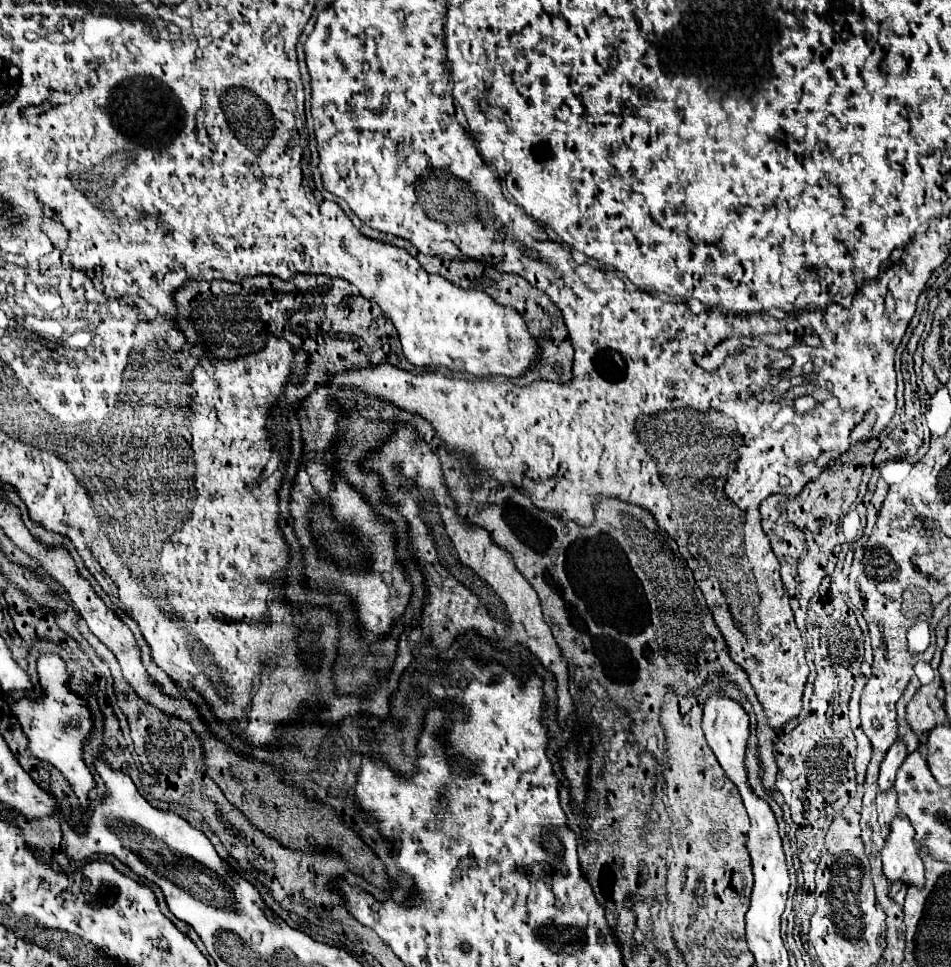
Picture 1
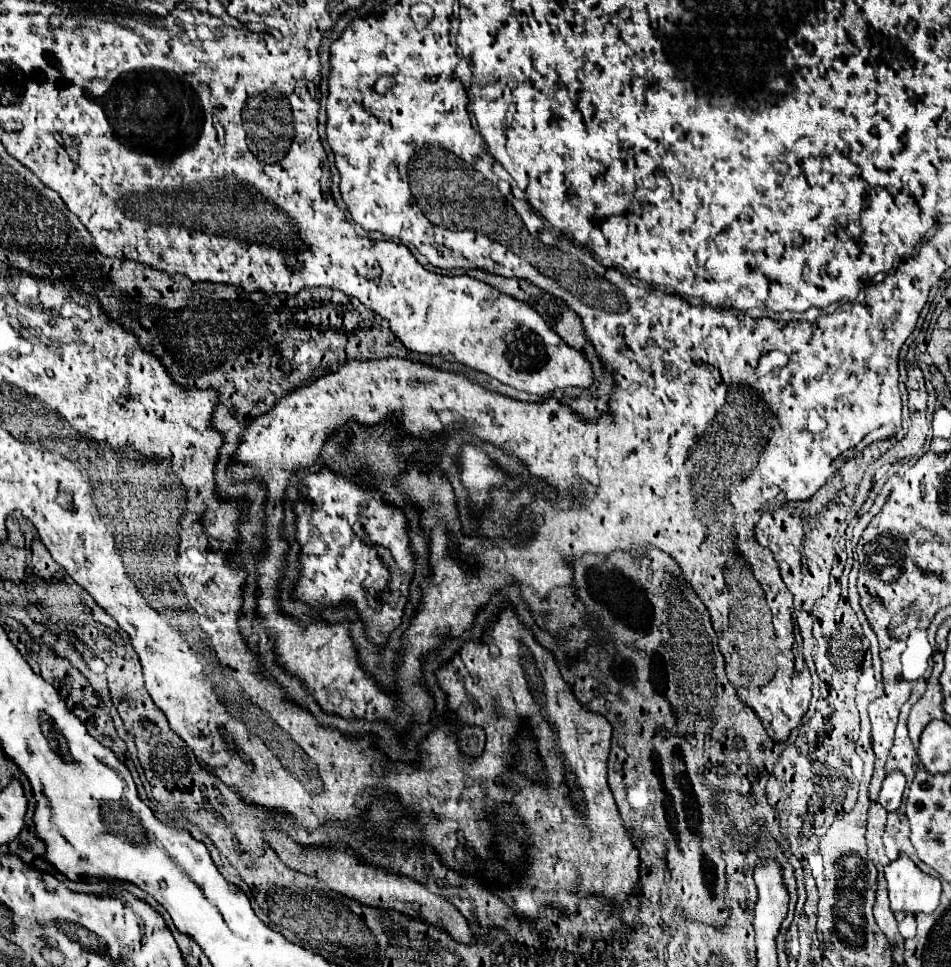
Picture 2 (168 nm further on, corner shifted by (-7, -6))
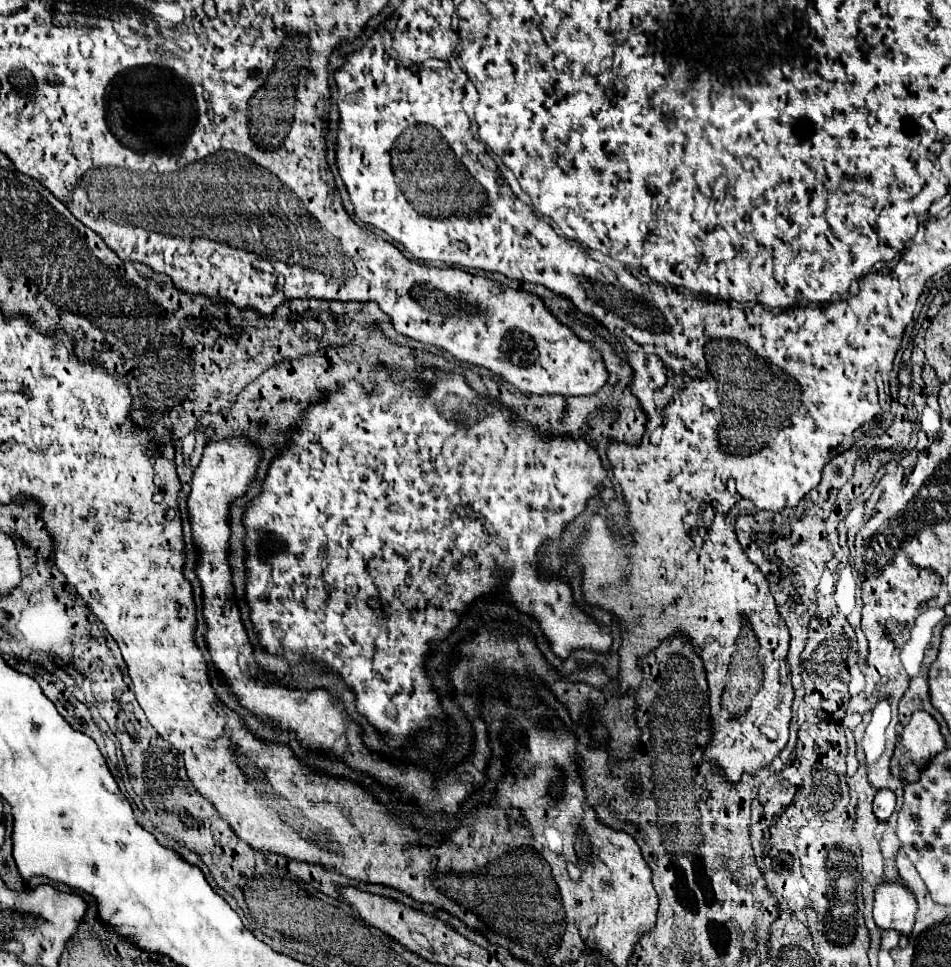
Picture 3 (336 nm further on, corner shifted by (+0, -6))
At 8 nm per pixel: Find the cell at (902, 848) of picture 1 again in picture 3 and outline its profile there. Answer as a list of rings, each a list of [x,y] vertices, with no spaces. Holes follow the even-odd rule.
[[[885,880],[875,888],[873,918],[881,930],[893,928],[901,934],[909,934],[915,924],[917,910],[917,898],[903,880]]]

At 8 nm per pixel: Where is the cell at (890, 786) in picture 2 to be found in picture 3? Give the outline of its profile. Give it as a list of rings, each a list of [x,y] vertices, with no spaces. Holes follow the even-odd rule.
[[[887,788],[879,790],[875,794],[875,800],[873,800],[873,812],[879,820],[887,820],[891,814],[893,814],[893,808],[895,808],[895,794]]]

